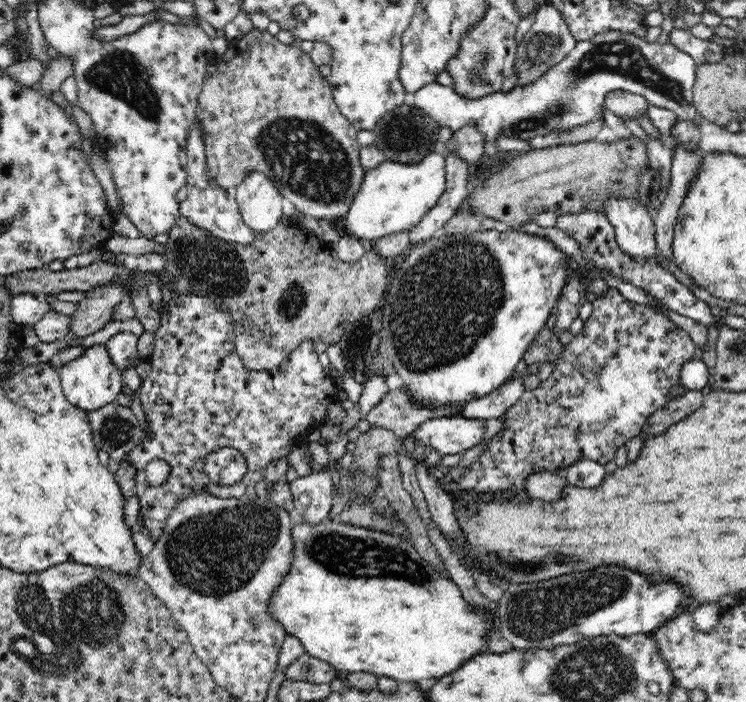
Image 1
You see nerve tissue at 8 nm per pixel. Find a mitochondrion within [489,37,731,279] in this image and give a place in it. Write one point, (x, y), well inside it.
(561, 106)

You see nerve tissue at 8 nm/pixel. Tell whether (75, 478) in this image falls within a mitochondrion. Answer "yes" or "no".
no

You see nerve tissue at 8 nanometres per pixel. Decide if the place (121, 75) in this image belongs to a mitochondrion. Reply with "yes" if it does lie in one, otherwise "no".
yes

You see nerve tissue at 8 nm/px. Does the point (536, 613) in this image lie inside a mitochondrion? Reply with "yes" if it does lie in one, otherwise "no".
yes

